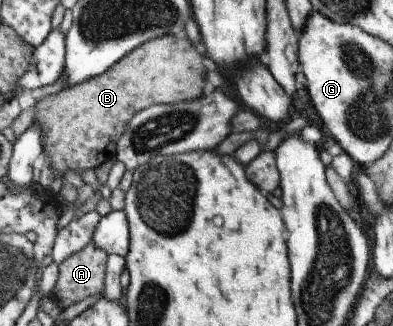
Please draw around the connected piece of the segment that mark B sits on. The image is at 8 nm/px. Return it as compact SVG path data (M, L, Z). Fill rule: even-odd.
M166 34L152 38L136 46L120 60L116 61L106 72L102 72L82 84L62 88L56 94L44 96L33 105L36 126L42 132L42 153L48 156L50 168L56 176L63 177L66 172L80 174L86 168L96 168L102 162L114 159L114 146L120 134L126 130L128 120L154 104L172 104L200 98L202 90L202 64L200 54L190 46L186 38L176 38Z

